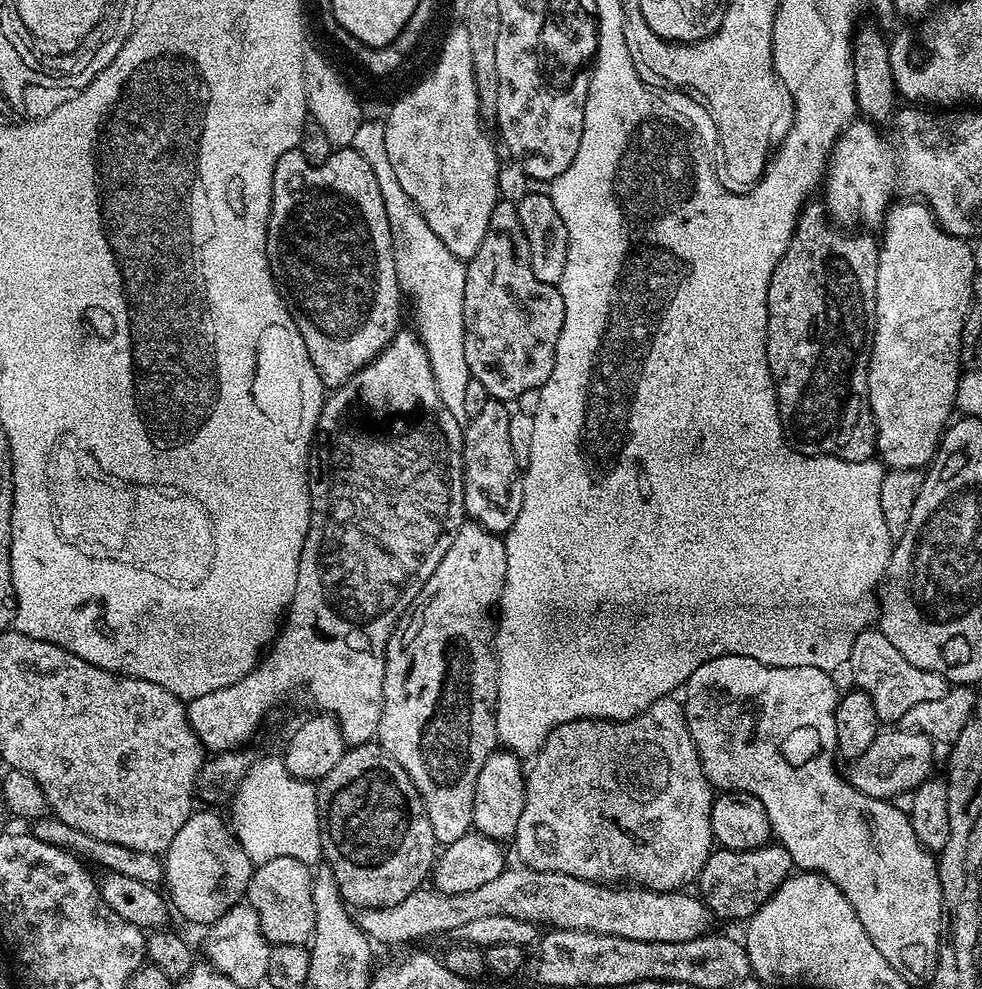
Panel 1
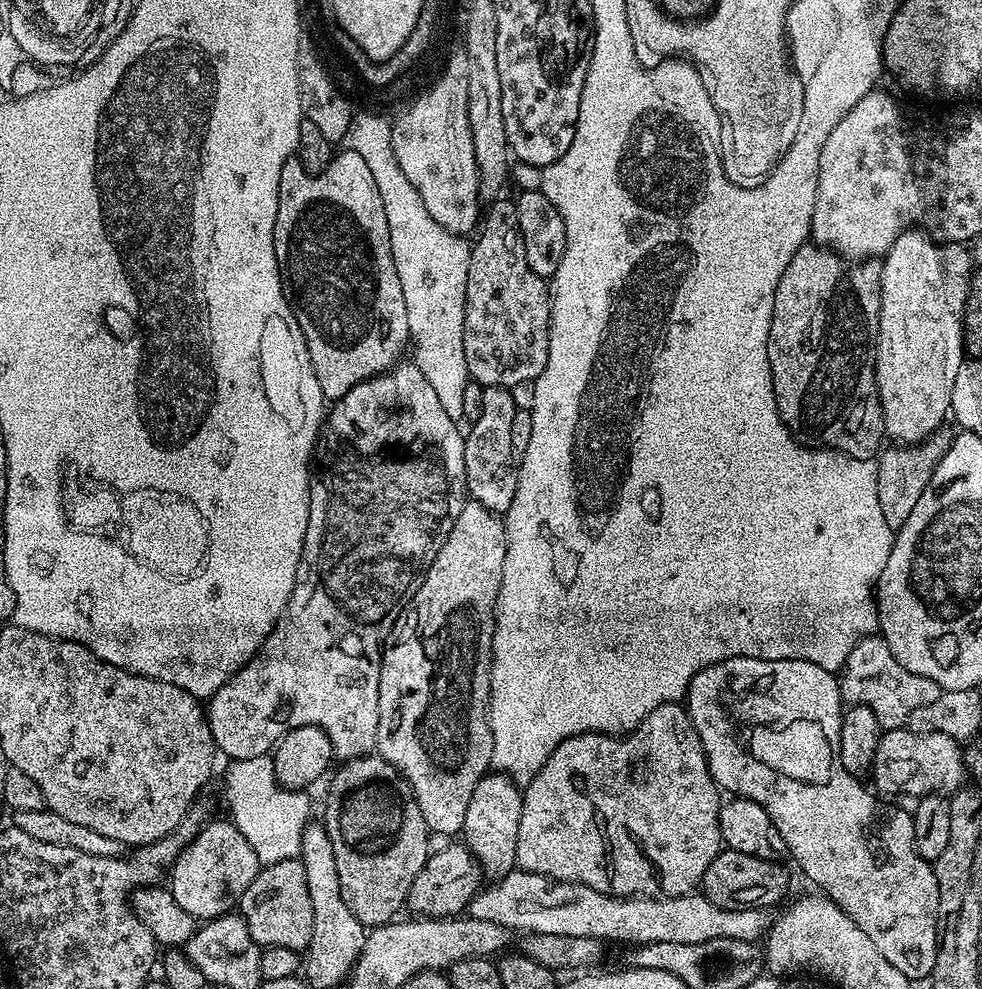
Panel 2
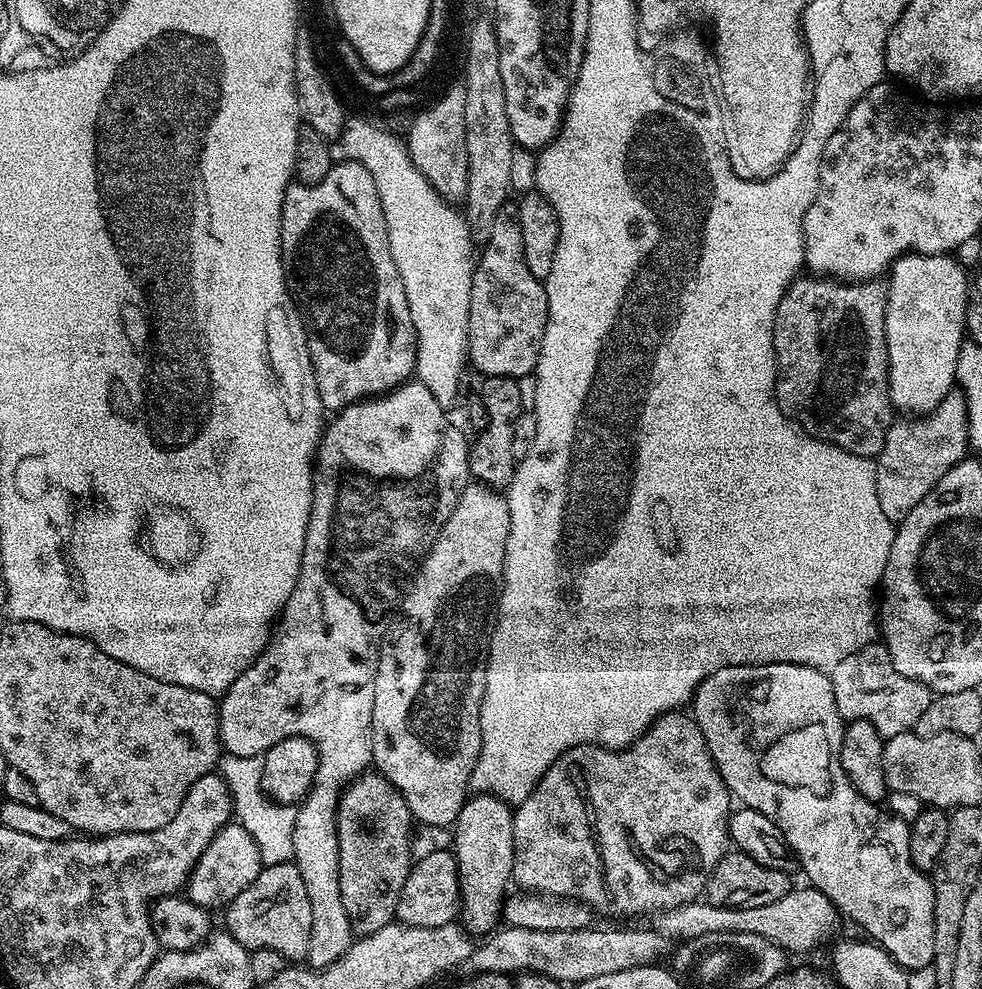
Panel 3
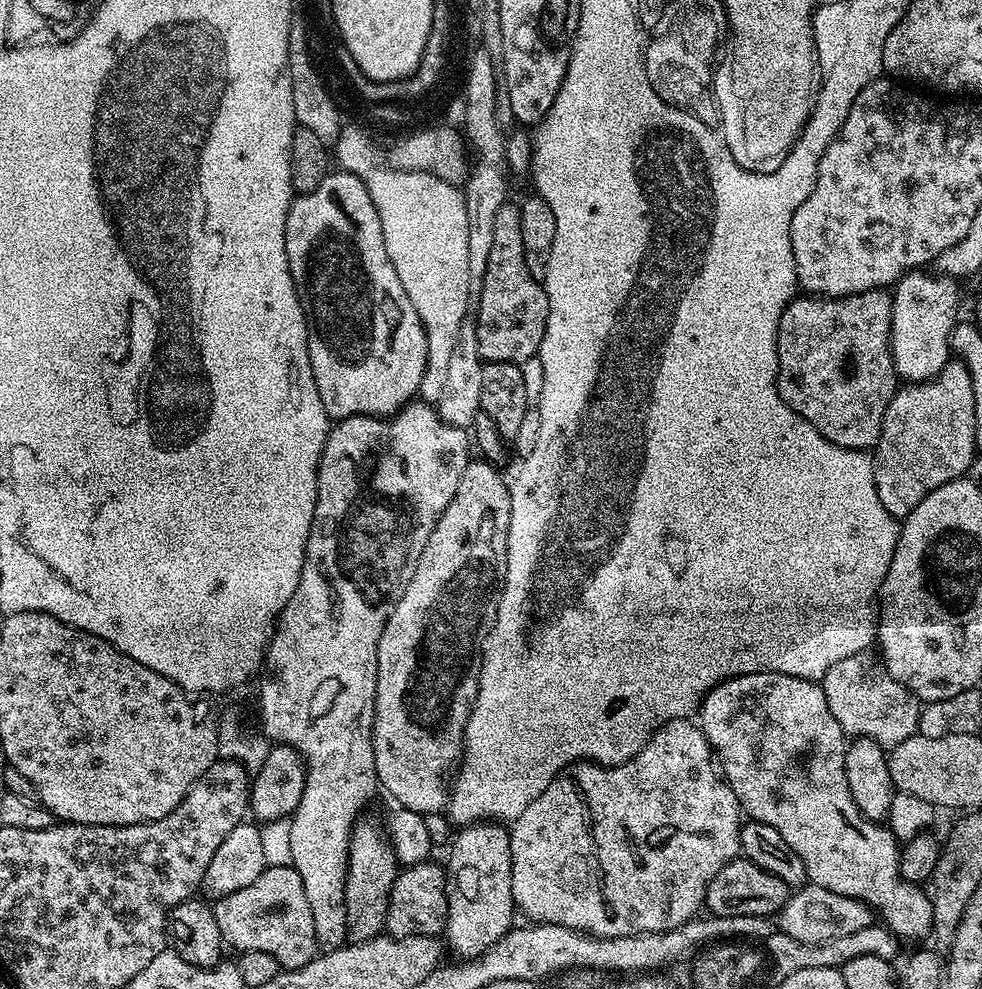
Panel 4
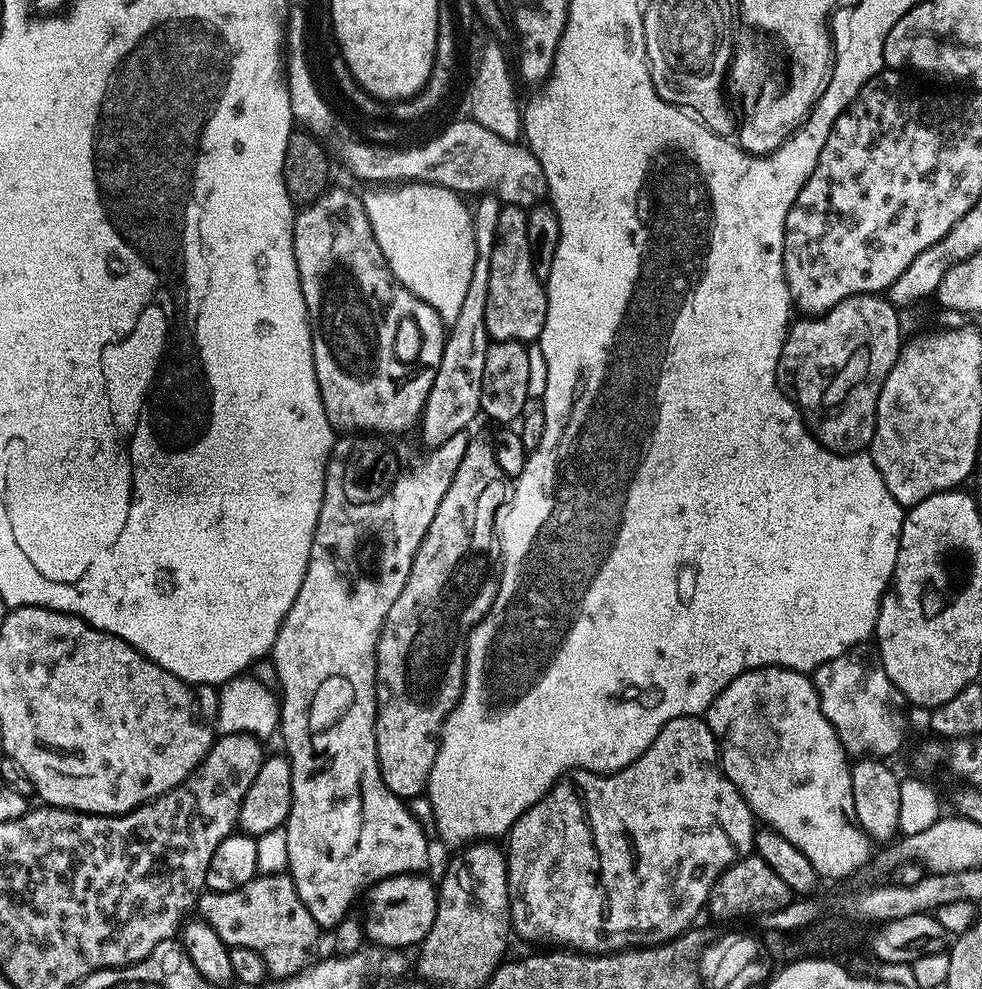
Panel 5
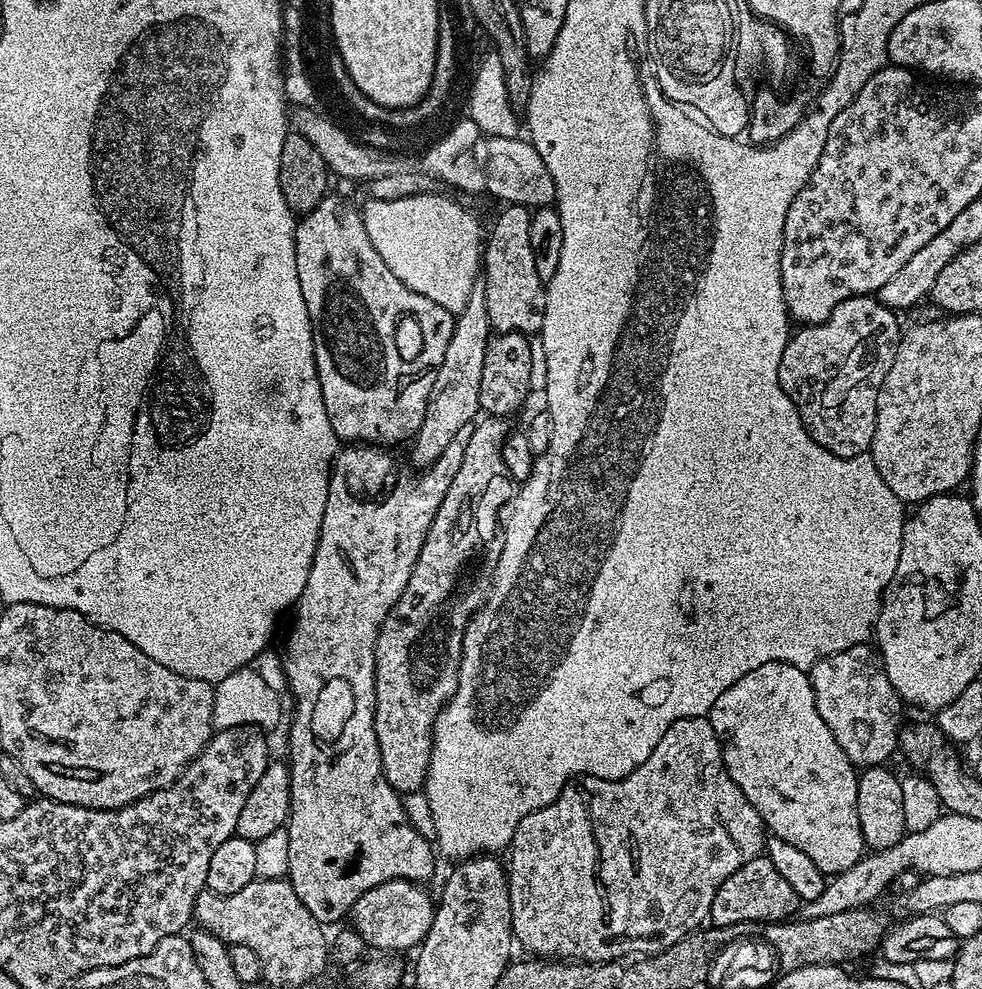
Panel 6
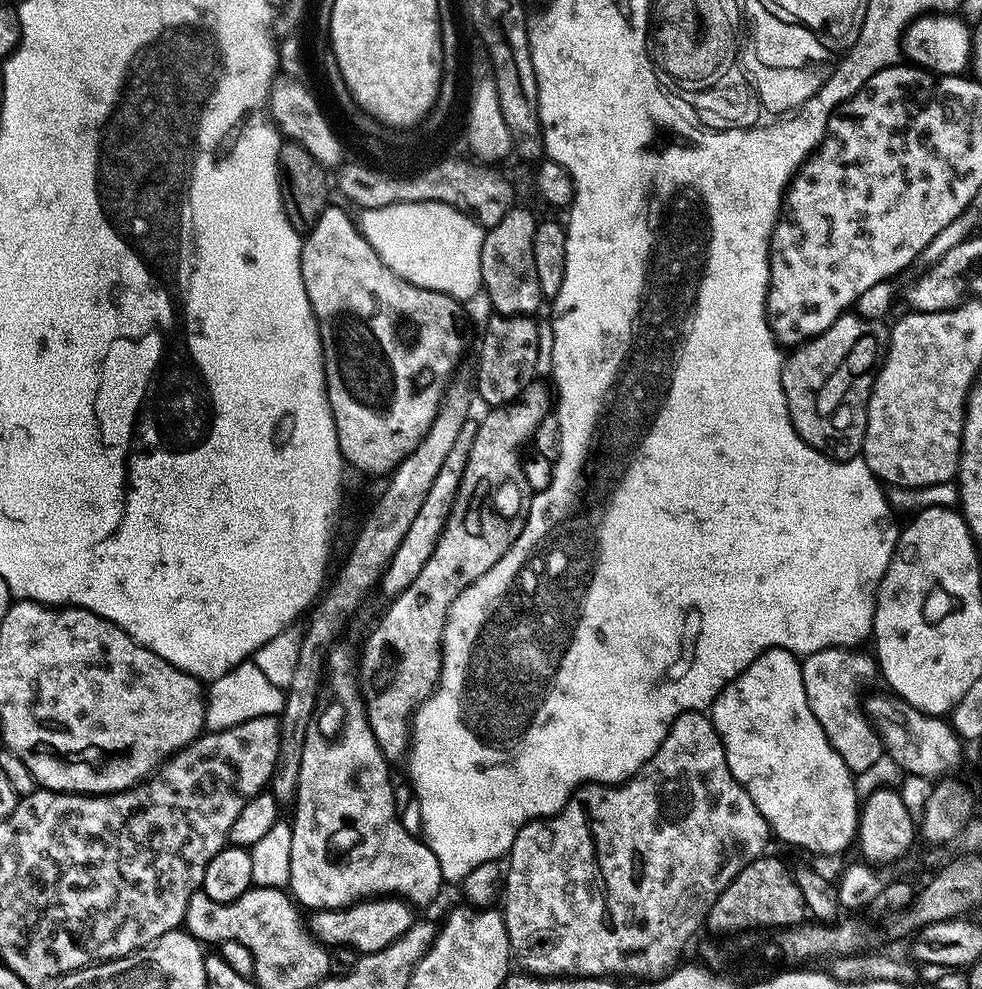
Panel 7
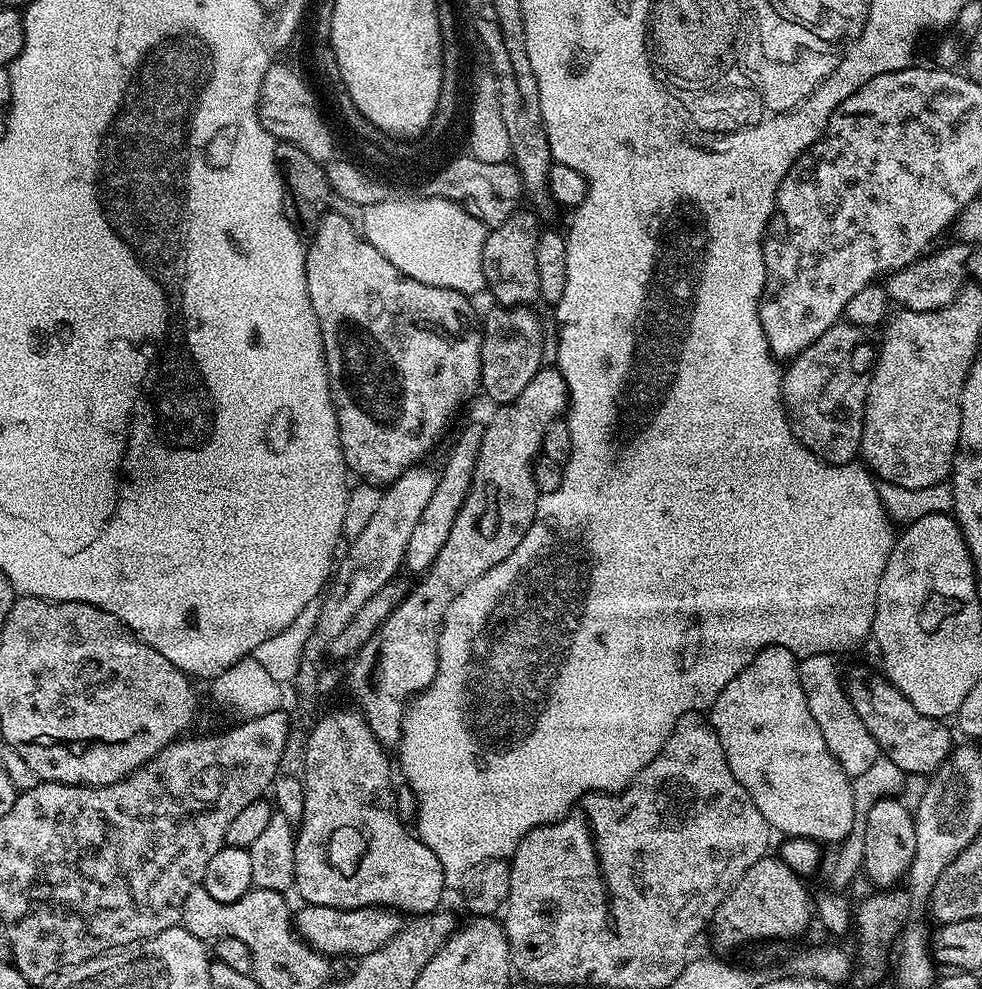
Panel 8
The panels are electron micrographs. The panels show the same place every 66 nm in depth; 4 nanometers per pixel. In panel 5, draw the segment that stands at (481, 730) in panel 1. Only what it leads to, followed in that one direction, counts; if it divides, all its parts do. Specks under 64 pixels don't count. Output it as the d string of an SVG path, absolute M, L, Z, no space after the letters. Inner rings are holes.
M469 439L466 454L454 473L454 482L446 498L438 505L438 514L414 554L410 578L402 594L390 606L376 647L376 753L380 777L395 796L409 798L425 791L428 775L440 753L444 724L456 709L464 693L464 669L468 667L466 637L478 617L488 613L487 599L475 604L468 600L484 584L488 571L500 558L498 517L510 496L510 484L504 481L504 468L496 461L492 448L484 440Z

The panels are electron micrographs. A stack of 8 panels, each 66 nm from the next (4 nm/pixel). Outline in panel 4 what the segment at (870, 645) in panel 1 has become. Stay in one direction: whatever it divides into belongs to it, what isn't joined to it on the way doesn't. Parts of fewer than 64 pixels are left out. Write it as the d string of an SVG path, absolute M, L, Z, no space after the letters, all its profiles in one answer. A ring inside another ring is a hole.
M875 651L850 654L850 658L834 662L834 666L826 670L822 687L826 706L830 706L830 714L834 714L834 722L842 726L845 737L874 738L874 742L881 744L885 750L891 750L918 732L921 700L892 677Z

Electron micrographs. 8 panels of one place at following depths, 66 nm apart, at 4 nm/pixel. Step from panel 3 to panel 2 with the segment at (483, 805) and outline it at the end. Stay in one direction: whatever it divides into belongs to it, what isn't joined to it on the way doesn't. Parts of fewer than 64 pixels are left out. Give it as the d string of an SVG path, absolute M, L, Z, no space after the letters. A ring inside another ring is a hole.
M507 774L484 775L478 786L474 786L474 794L470 794L470 806L466 810L462 829L462 843L480 863L480 871L489 881L500 880L517 867L518 822L522 818L523 801L521 785Z

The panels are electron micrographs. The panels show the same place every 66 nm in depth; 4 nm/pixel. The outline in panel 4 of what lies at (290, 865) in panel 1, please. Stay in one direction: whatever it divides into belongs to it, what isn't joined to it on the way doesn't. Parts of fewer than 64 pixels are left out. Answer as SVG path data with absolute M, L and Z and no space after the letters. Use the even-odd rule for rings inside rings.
M283 864L282 866L274 866L273 868L265 867L262 874L258 874L258 878L254 878L254 882L250 882L250 886L242 886L242 890L234 890L234 894L219 897L215 901L216 917L218 918L218 930L222 934L225 945L236 947L236 950L245 952L246 950L263 950L265 954L274 954L274 958L279 962L281 969L301 968L306 966L311 960L316 959L318 955L318 945L316 943L316 935L314 934L314 917L310 914L310 902L306 902L306 890L302 886L302 878L298 875L295 868Z

